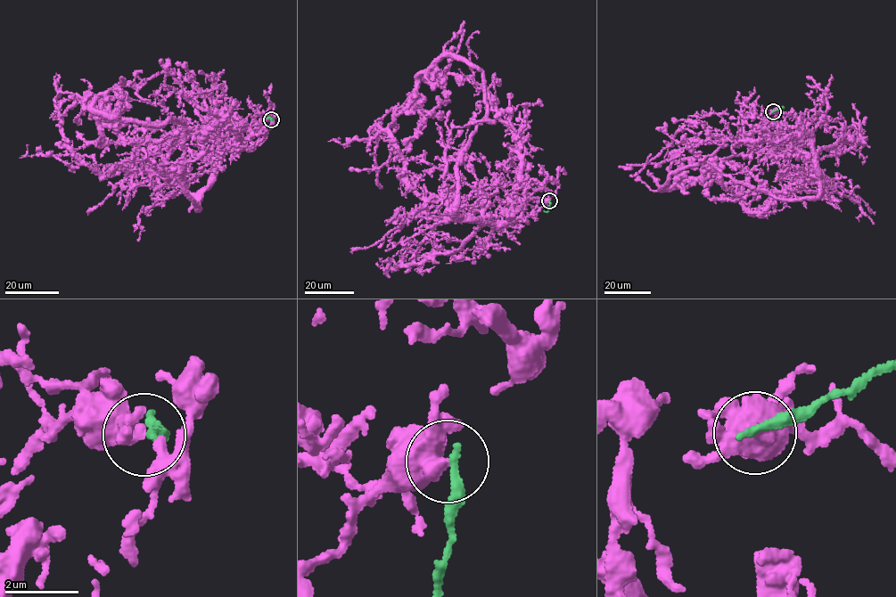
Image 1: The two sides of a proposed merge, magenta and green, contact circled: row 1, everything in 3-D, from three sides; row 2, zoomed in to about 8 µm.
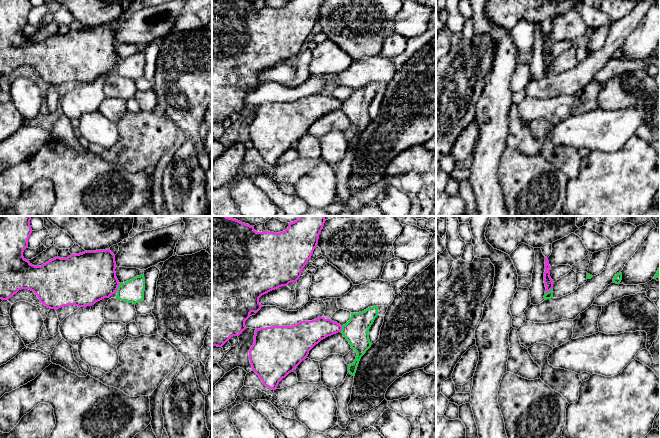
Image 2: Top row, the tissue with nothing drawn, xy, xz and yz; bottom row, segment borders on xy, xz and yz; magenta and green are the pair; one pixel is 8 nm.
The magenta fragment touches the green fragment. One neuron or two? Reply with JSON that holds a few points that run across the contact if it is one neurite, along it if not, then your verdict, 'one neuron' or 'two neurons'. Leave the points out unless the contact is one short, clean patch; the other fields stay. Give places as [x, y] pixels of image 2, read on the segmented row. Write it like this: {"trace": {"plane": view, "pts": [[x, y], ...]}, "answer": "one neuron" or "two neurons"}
{"trace": {"plane": "xy", "pts": [[120, 283], [116, 291]]}, "answer": "two neurons"}

